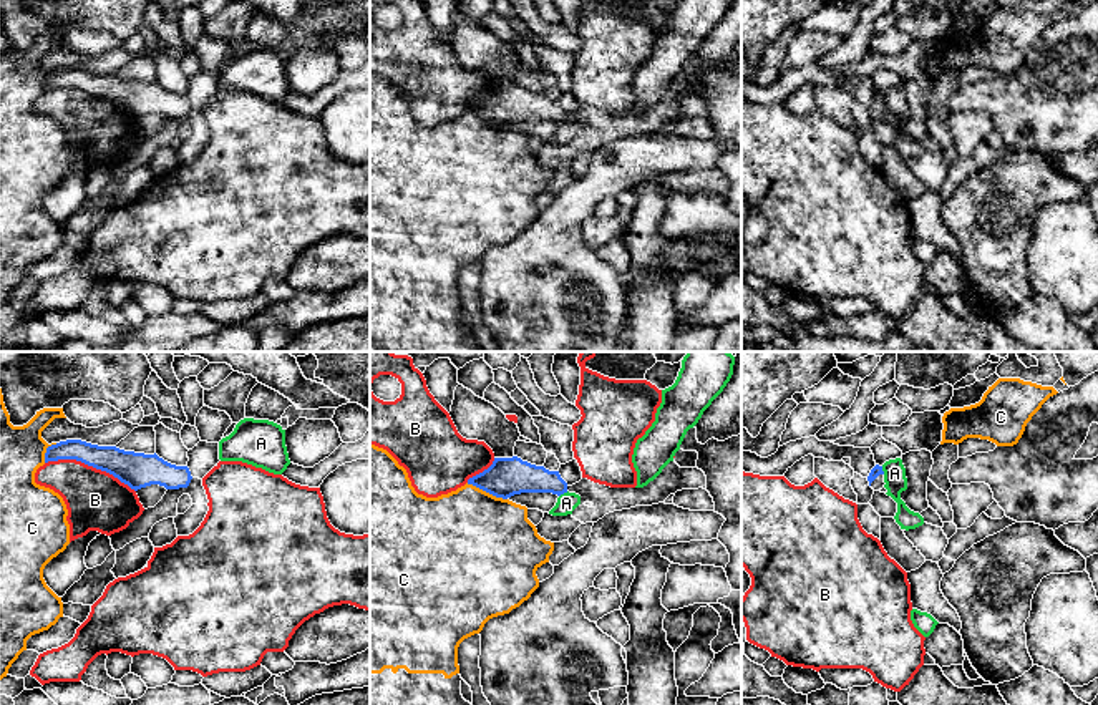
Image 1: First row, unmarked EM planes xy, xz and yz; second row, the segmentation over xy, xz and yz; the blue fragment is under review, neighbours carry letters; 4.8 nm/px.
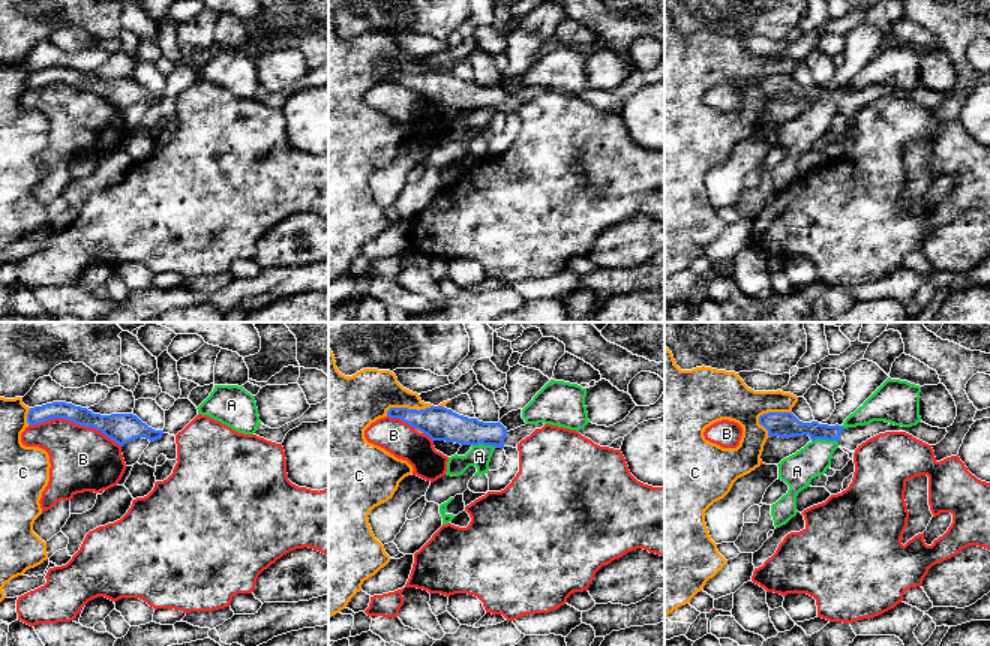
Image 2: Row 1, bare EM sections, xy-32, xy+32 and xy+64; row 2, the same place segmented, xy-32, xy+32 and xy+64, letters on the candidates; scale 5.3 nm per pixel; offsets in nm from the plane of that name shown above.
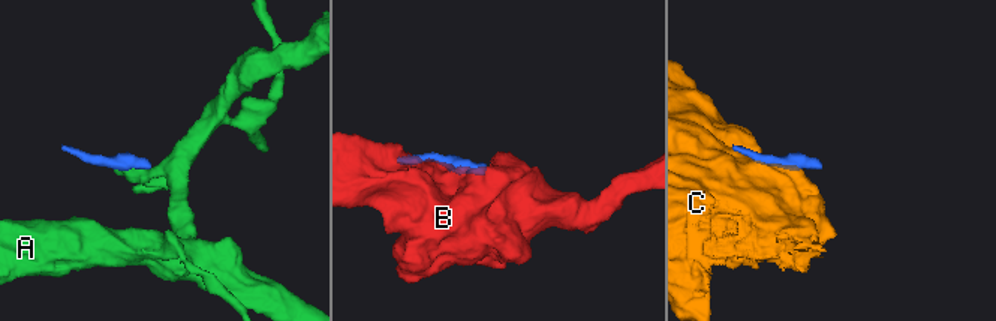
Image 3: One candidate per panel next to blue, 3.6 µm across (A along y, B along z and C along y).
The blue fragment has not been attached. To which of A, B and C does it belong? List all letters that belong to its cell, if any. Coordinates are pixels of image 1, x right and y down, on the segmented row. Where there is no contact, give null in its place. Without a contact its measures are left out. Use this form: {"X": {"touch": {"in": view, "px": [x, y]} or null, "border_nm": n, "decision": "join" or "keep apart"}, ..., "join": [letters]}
{"A": {"touch": {"in": "xz", "px": [563, 493]}, "border_nm": 50, "decision": "keep apart"}, "B": {"touch": {"in": "xy", "px": [90, 465]}, "border_nm": 460, "decision": "keep apart"}, "C": {"touch": {"in": "xz", "px": [486, 491]}, "border_nm": 220, "decision": "keep apart"}, "join": []}

